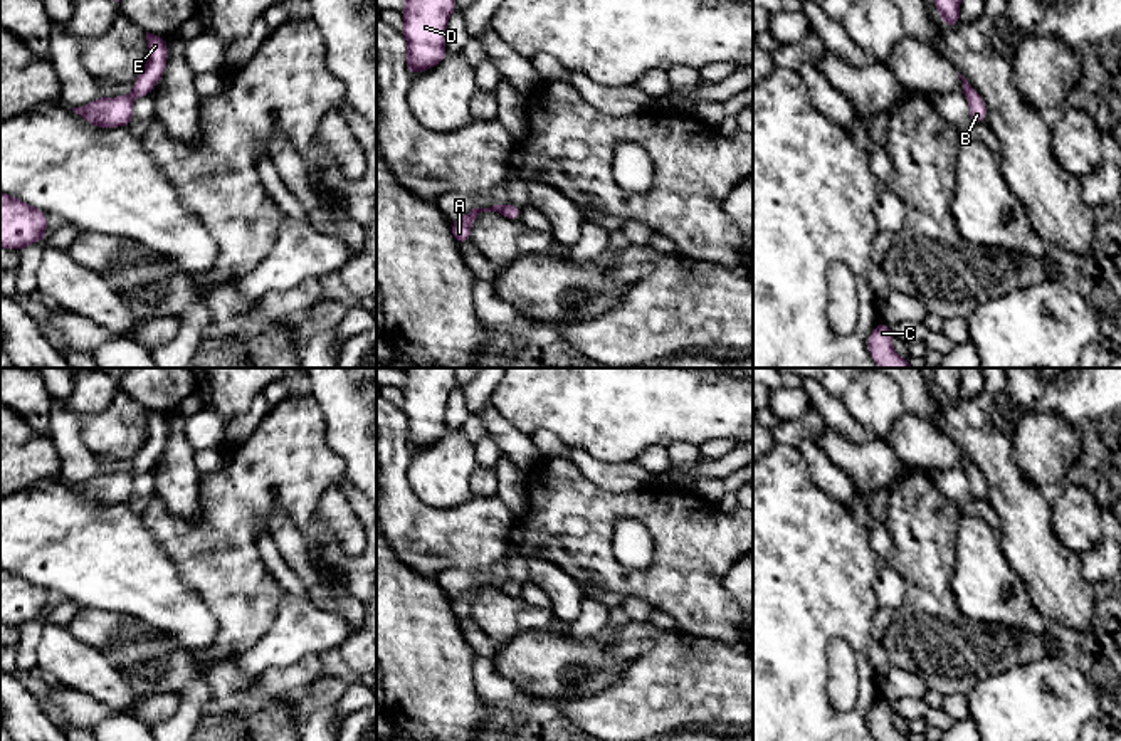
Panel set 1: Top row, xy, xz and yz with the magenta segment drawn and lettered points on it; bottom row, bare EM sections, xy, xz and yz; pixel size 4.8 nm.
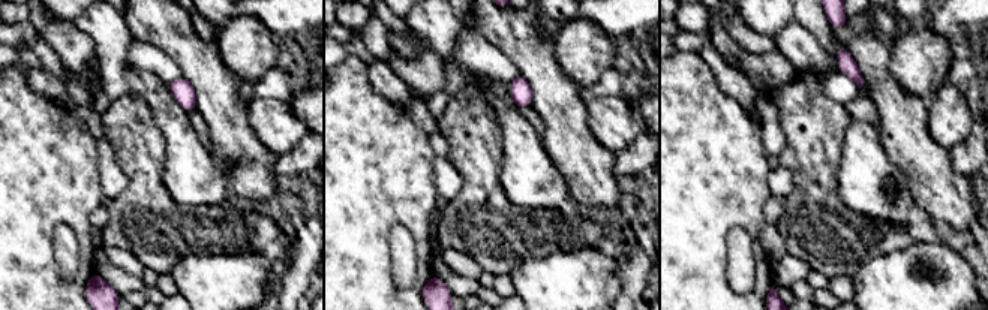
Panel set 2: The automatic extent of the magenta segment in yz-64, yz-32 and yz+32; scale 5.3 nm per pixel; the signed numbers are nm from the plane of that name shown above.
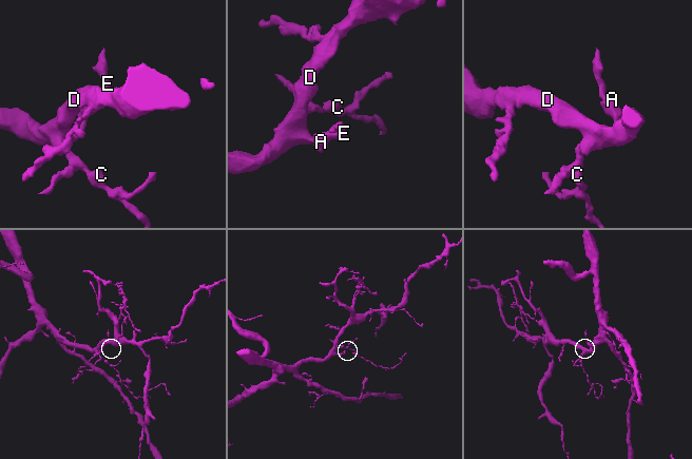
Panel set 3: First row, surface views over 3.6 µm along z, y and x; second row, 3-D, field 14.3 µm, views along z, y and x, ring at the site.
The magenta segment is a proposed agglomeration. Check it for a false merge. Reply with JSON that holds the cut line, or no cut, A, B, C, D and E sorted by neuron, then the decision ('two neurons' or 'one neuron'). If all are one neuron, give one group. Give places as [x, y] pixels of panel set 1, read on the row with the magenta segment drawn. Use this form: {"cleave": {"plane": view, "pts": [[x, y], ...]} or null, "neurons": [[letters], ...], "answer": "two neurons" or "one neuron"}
{"cleave": null, "neurons": [["A", "B", "C", "D", "E"]], "answer": "one neuron"}

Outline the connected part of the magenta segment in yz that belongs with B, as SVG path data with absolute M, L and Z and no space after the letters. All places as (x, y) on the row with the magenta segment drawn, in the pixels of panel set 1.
M960 74L963 81L963 94L970 104L970 121L971 123L983 123L987 121L987 104L983 97L975 91L975 87Z

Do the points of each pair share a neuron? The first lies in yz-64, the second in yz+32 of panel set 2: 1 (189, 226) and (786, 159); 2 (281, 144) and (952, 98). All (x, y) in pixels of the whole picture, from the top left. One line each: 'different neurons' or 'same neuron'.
1: same neuron
2: same neuron

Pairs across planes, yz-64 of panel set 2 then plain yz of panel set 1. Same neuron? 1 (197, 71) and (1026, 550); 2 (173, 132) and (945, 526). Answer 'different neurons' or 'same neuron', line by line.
1: same neuron
2: different neurons

